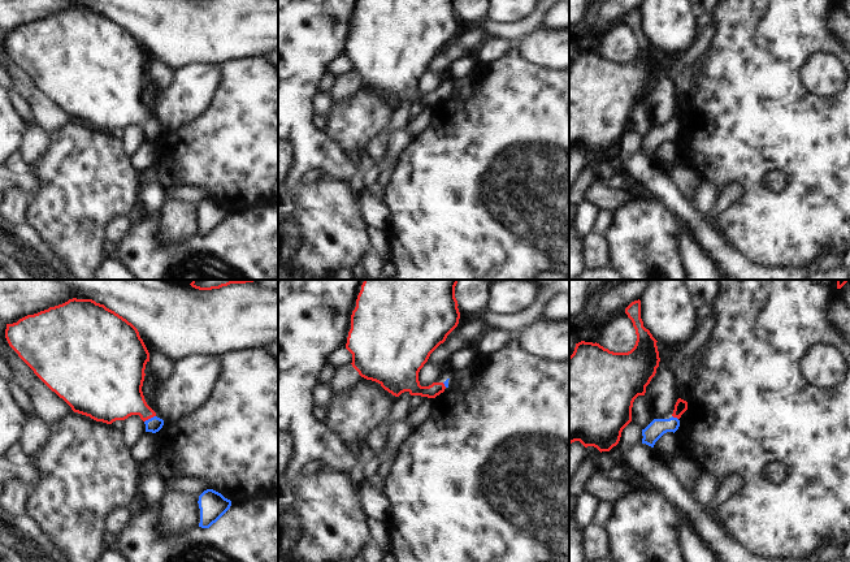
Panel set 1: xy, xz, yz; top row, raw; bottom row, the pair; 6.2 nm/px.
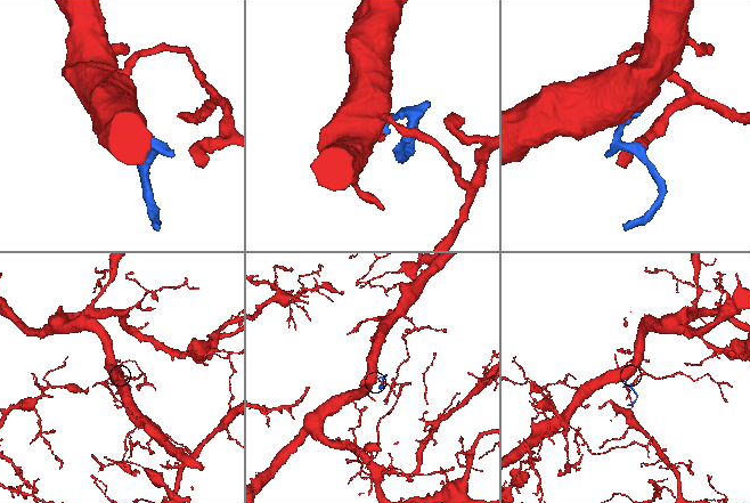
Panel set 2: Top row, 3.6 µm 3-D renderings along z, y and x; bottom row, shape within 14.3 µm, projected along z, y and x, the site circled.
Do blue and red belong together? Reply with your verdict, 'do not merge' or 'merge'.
merge

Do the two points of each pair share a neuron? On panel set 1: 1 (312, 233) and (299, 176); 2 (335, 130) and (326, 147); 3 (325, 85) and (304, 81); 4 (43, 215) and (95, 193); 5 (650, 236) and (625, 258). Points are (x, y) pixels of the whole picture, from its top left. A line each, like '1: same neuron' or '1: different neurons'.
1: different neurons
2: different neurons
3: different neurons
4: same neuron
5: same neuron

